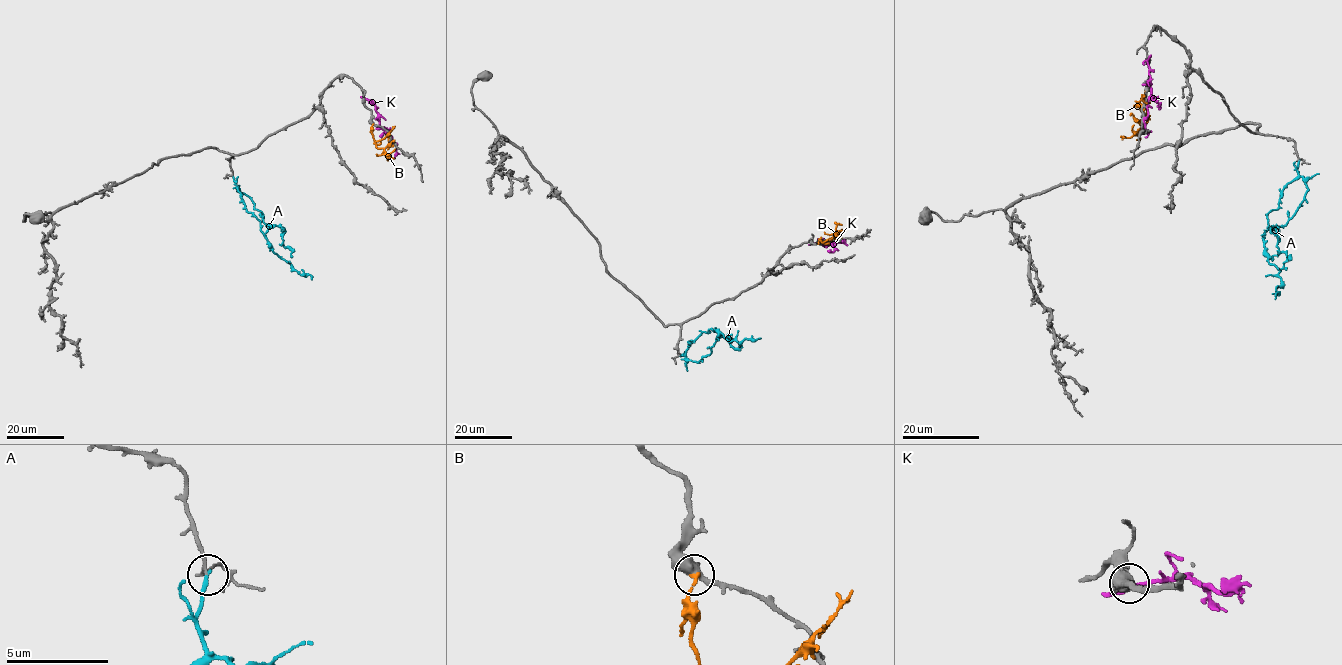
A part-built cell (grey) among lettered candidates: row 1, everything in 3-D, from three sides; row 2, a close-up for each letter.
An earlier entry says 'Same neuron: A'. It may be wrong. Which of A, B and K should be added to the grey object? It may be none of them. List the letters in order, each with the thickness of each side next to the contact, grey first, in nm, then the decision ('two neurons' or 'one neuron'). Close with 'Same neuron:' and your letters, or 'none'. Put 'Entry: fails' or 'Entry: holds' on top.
Entry: holds
A: 130 nm thick on the grey side, 220 nm on the other; one neuron
B: 360 nm thick on the grey side, 150 nm on the other; two neurons
K: 480 nm thick on the grey side, 260 nm on the other; two neurons
Same neuron: A

